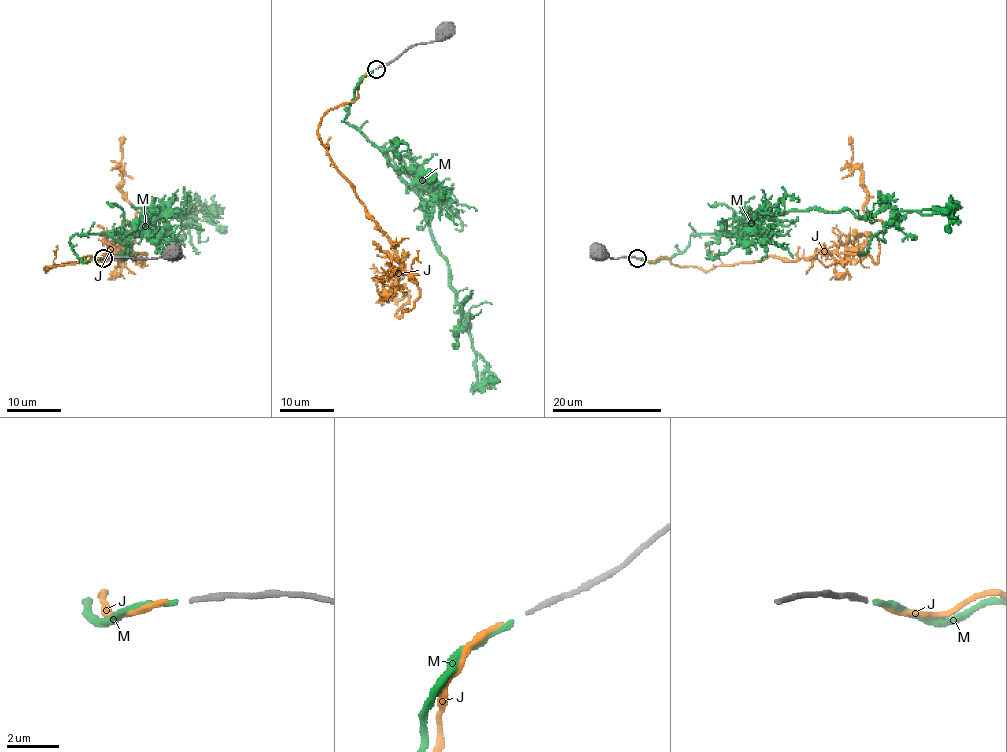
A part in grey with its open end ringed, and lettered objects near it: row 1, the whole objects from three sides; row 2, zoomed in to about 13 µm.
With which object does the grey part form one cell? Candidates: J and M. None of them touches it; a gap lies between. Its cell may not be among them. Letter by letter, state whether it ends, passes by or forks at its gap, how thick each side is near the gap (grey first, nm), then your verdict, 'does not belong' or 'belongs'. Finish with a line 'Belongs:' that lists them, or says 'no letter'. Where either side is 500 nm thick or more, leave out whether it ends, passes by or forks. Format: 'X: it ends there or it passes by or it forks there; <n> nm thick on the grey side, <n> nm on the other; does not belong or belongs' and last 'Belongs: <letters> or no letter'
J: it ends there; 190 nm thick on the grey side, 190 nm on the other; belongs
M: it ends there; 190 nm thick on the grey side, 190 nm on the other; does not belong
Belongs: J

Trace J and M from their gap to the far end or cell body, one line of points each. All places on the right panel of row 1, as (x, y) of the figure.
J: (639, 257), (705, 270), (817, 253), (865, 253), (876, 263), (883, 223), (865, 211), (850, 136)
M: (638, 257), (657, 262), (680, 253), (692, 234), (817, 208), (944, 212), (950, 231)

